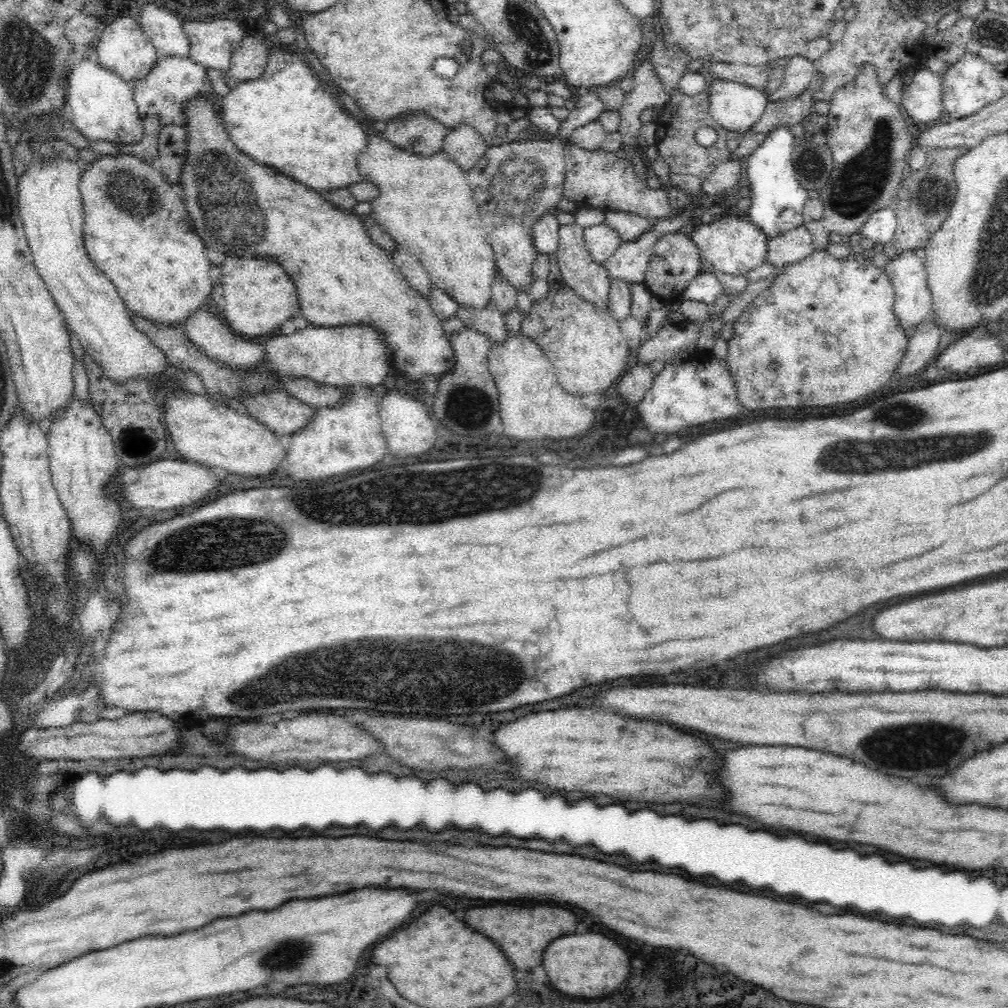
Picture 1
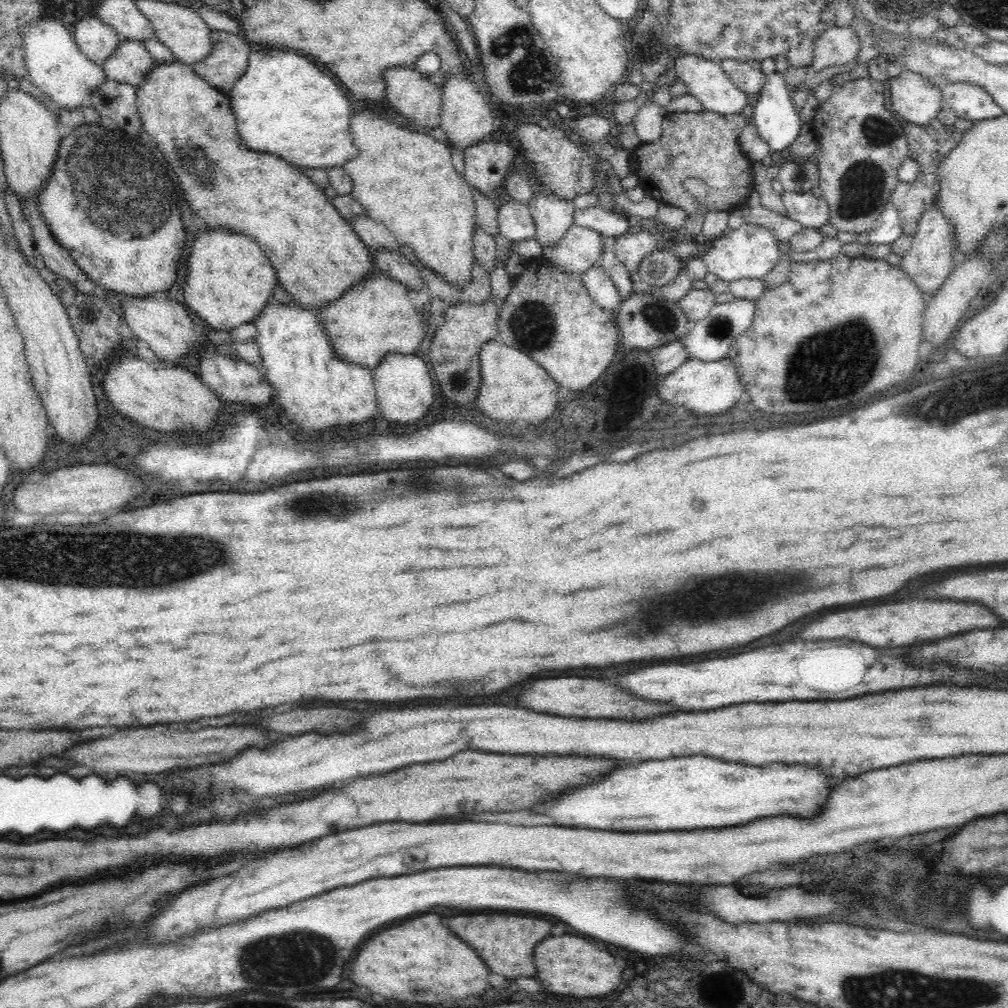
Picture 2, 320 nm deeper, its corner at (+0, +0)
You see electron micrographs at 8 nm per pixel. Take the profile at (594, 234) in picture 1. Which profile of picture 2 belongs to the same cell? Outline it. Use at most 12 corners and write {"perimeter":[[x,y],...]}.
{"perimeter":[[572,226],[539,259],[582,275],[602,256],[603,235]]}

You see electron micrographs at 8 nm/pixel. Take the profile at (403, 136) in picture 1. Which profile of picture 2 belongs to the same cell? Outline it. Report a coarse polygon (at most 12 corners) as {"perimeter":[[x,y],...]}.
{"perimeter":[[415,68],[383,73],[384,98],[416,129],[441,123],[441,92]]}

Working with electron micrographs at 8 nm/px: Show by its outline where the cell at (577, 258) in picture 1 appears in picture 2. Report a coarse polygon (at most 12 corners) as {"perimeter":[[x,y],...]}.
{"perimeter":[[535,185],[526,202],[541,246],[572,226],[575,206]]}

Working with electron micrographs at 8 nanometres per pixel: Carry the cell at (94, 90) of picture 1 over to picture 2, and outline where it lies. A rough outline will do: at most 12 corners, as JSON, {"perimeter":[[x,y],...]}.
{"perimeter":[[54,16],[22,28],[30,83],[76,110],[105,80]]}

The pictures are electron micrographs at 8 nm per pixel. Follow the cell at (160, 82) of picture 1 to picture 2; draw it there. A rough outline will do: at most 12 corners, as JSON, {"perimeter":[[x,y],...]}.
{"perimeter":[[120,38],[101,65],[106,79],[138,86],[154,59],[142,41]]}

